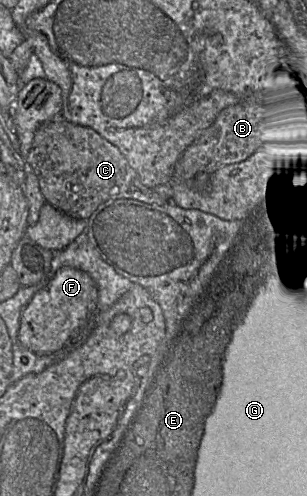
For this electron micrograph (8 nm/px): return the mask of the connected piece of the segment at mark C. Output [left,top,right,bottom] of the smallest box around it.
[26,114,173,220]

